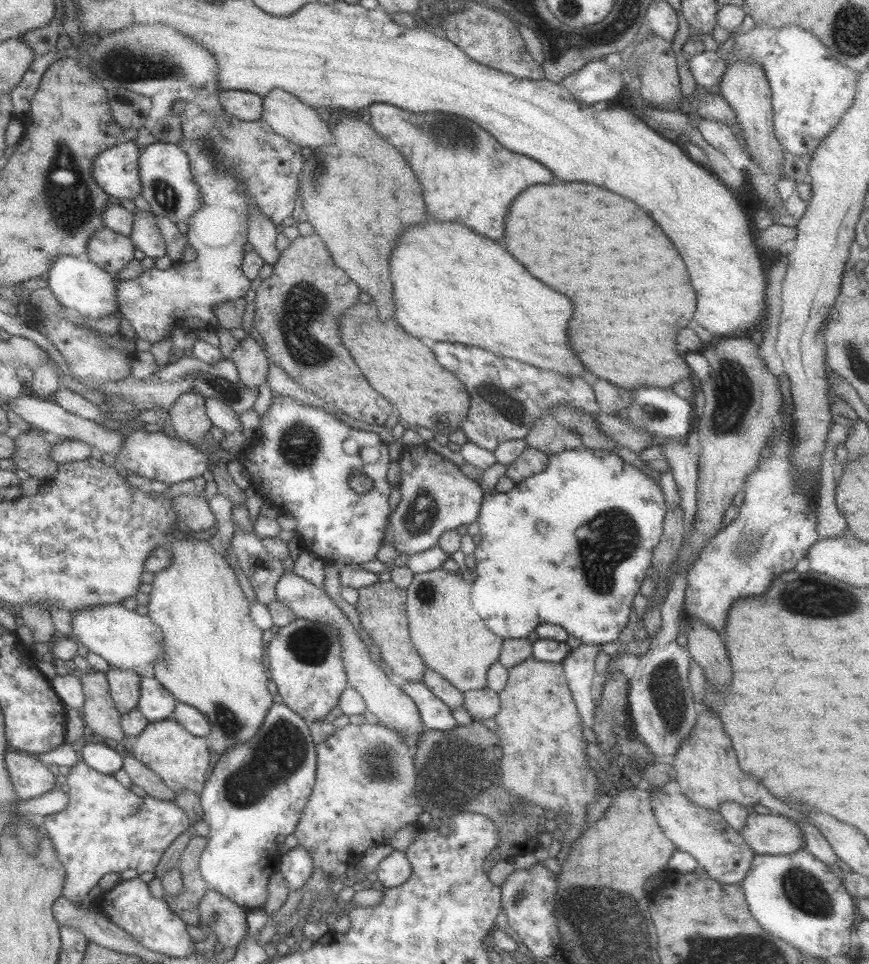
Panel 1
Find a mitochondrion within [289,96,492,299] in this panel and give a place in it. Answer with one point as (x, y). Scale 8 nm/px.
(455, 135)

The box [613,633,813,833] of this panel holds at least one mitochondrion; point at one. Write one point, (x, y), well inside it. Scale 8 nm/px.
(664, 683)

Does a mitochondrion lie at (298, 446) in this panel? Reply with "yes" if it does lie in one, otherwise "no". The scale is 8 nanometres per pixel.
yes

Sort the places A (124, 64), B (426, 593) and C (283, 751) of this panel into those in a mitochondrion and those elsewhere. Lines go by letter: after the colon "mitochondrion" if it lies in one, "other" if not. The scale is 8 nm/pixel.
A: mitochondrion
B: mitochondrion
C: mitochondrion

